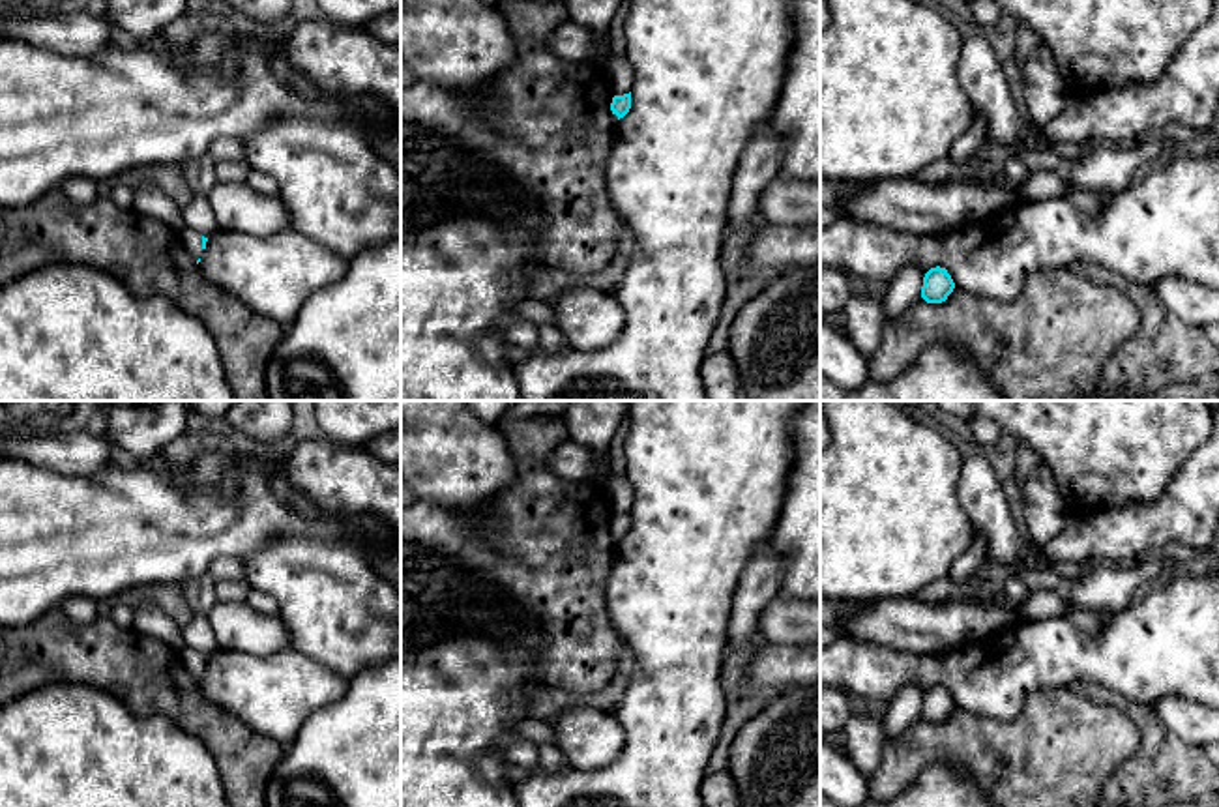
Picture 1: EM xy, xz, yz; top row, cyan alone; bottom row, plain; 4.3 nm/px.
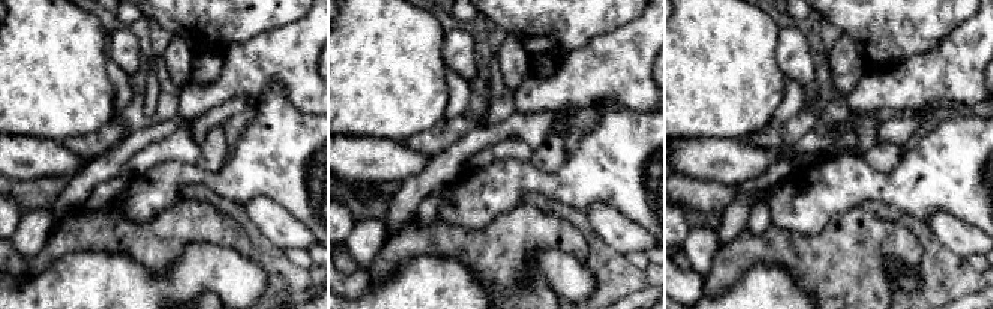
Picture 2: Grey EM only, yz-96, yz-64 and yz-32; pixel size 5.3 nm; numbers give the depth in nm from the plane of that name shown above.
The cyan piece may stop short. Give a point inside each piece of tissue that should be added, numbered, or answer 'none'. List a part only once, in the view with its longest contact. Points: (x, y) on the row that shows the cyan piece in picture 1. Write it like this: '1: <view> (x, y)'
1: xy (191, 240)

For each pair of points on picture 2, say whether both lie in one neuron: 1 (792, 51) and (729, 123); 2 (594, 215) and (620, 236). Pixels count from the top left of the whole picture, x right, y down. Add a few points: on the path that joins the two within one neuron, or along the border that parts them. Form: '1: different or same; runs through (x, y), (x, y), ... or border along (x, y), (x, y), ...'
1: different; border along (779, 30), (776, 62), (785, 77)
2: same; runs through (600, 216), (614, 230)

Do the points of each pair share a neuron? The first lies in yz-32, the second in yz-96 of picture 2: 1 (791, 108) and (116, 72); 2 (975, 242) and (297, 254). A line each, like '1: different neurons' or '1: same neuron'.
1: same neuron
2: different neurons

